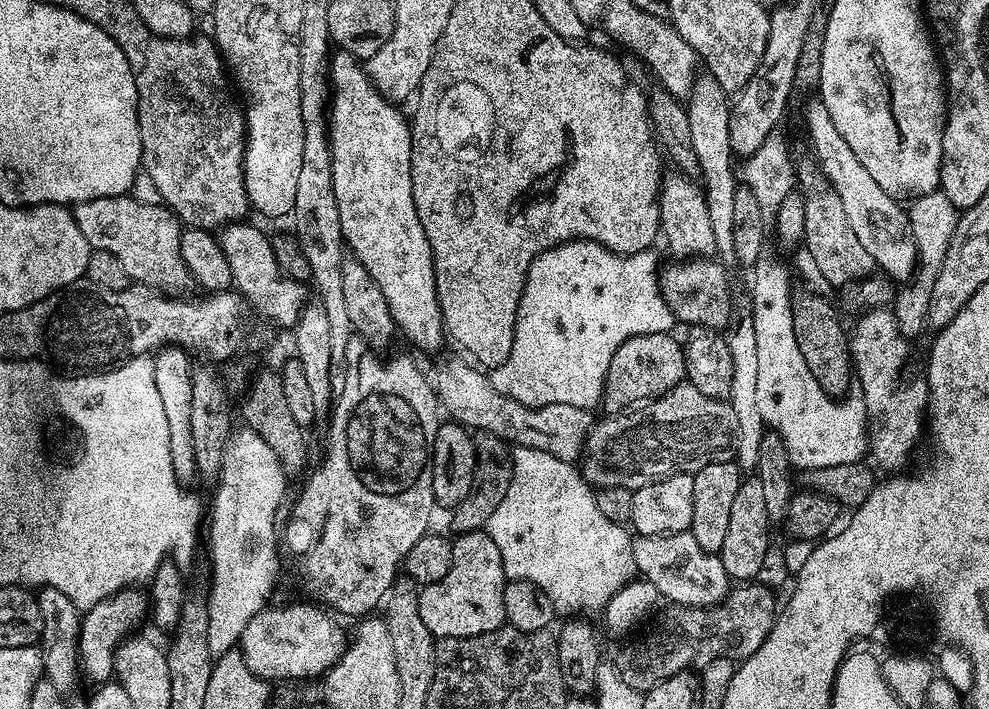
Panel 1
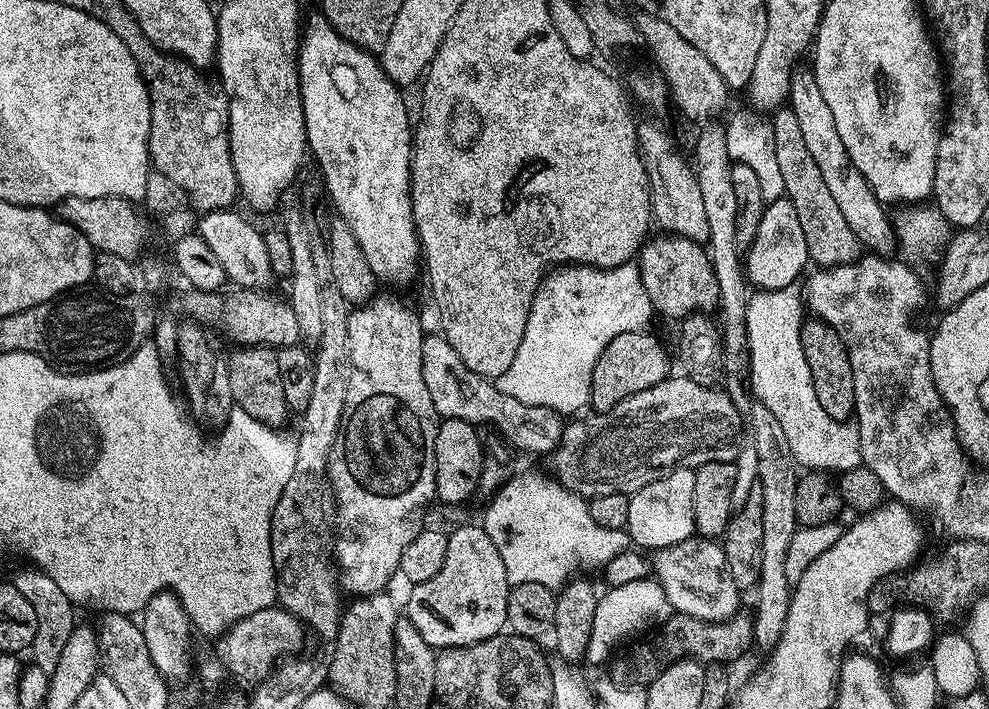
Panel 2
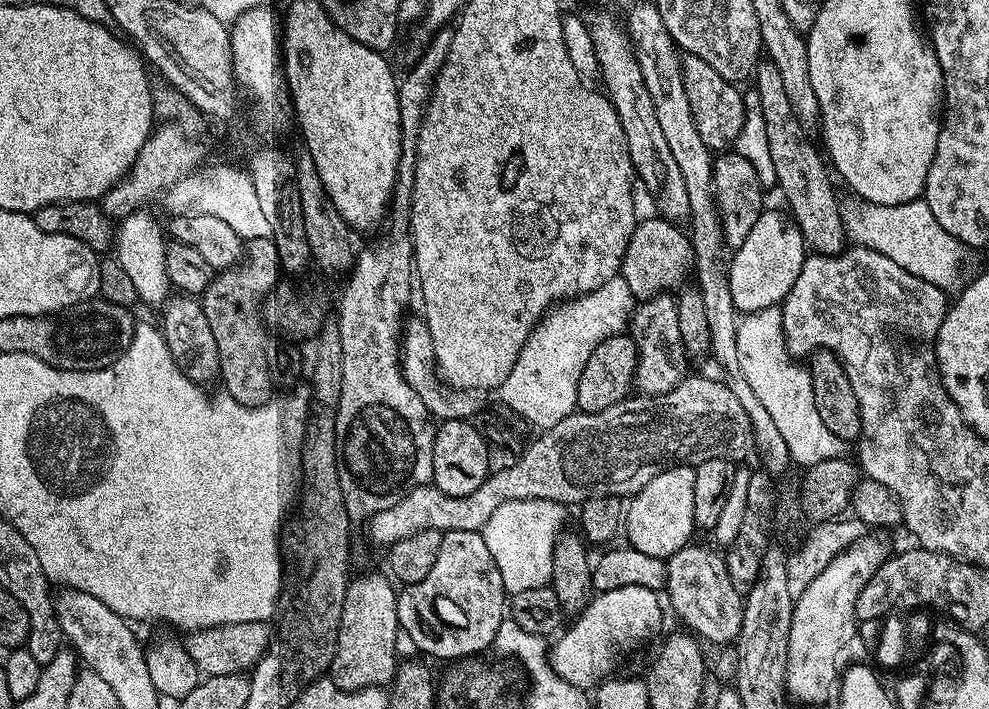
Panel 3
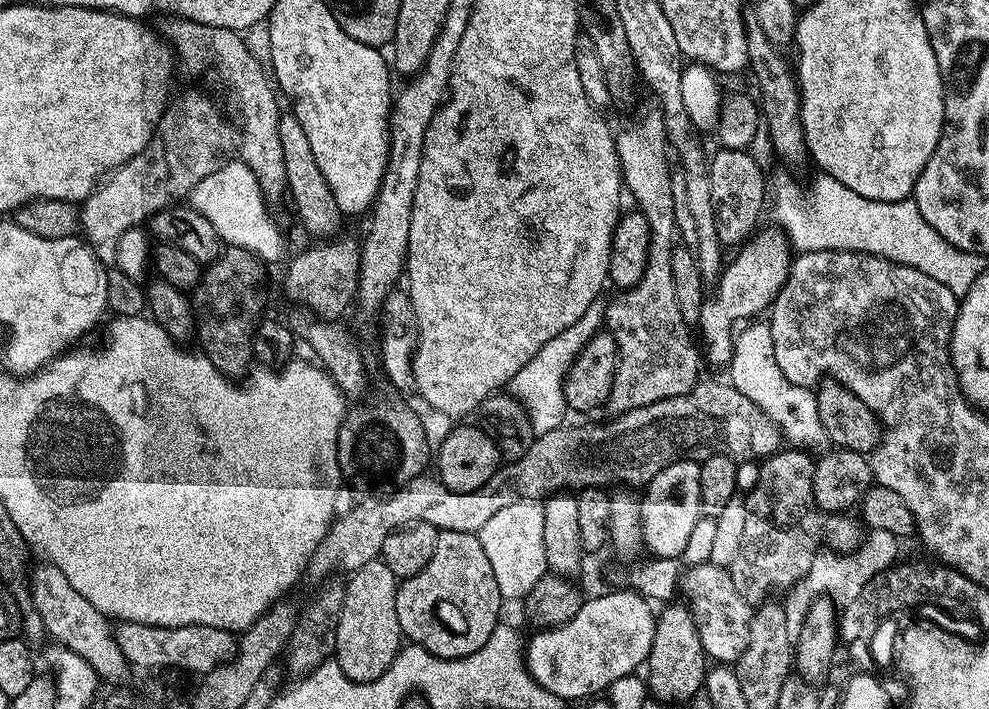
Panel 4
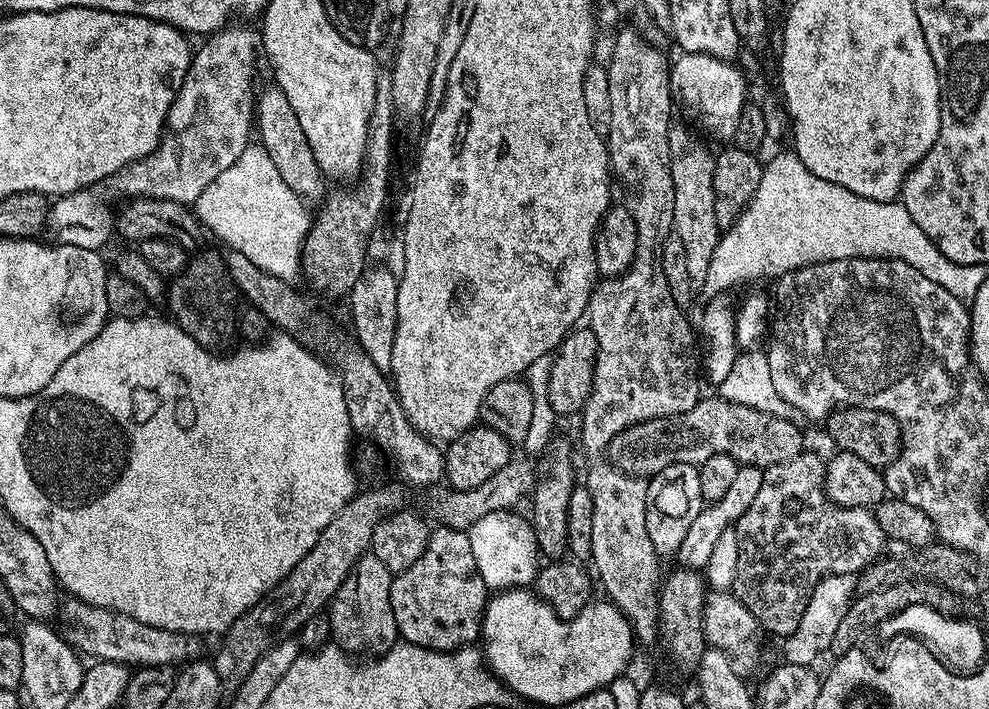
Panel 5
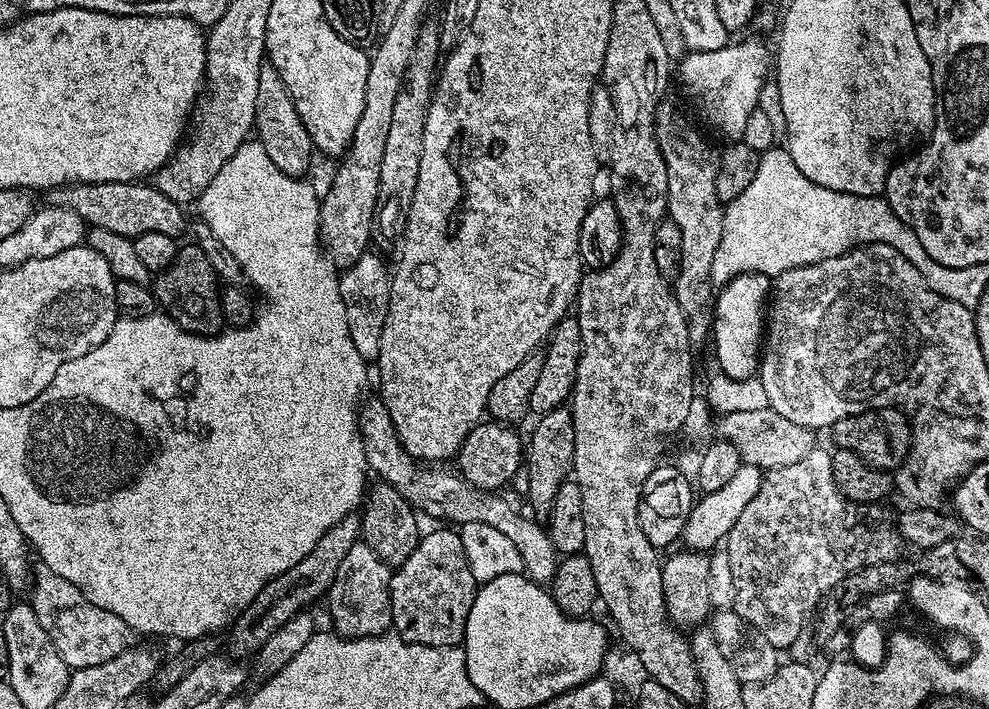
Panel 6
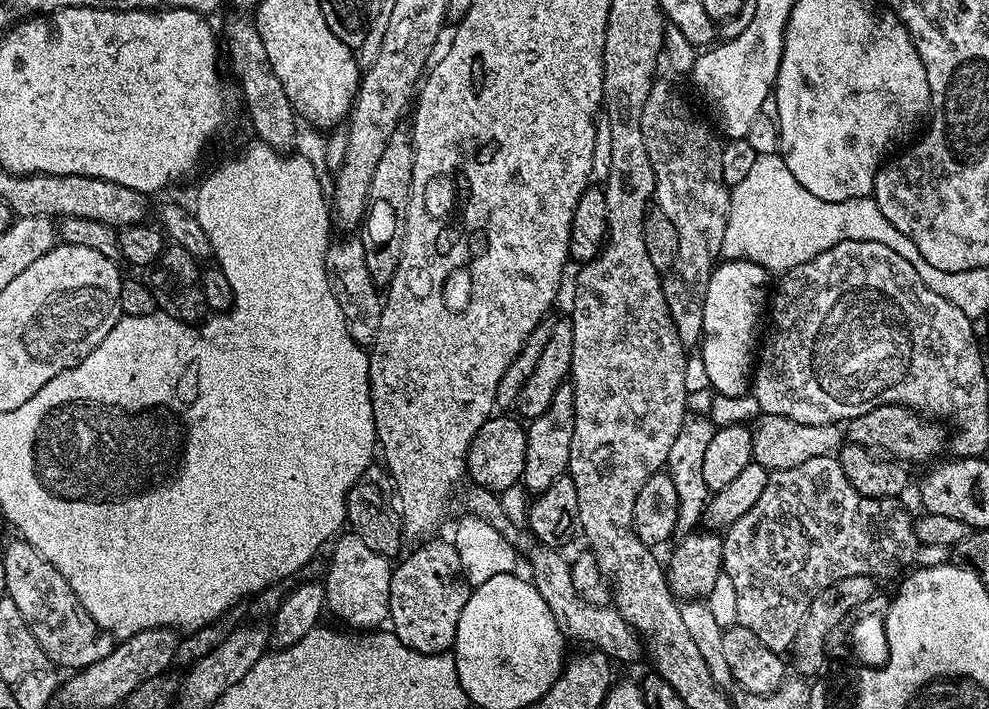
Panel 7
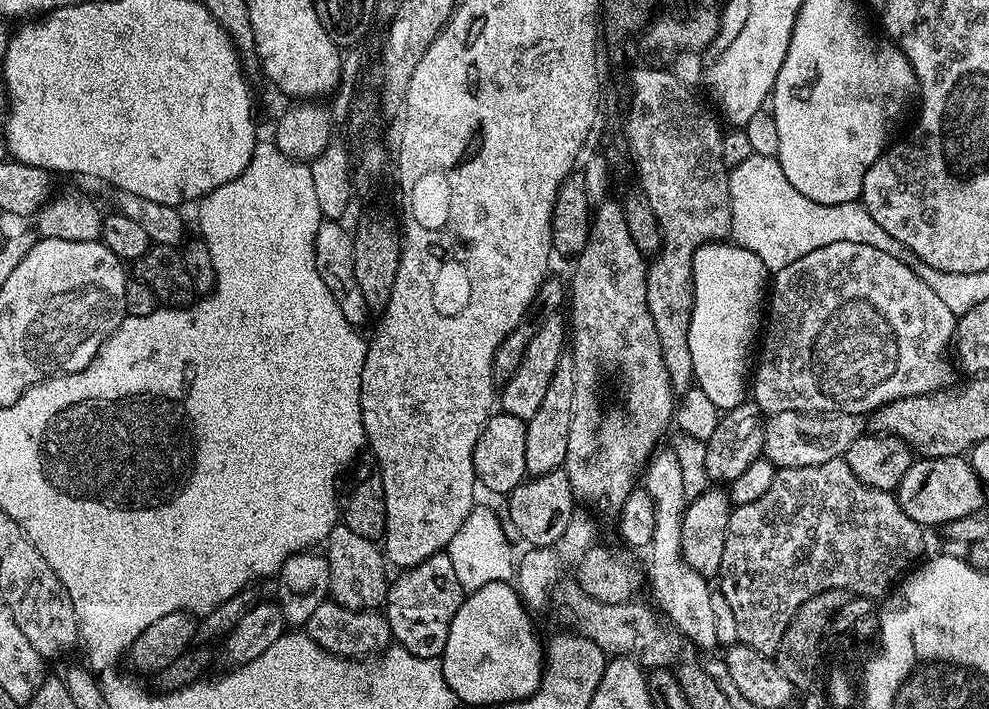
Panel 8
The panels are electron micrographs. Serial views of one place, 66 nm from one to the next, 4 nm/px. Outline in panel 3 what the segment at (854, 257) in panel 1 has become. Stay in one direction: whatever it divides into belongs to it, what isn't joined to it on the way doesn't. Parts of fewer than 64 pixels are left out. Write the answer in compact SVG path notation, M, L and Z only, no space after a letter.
M761 59L756 65L755 80L754 89L761 99L771 161L774 162L777 174L778 191L788 199L787 211L796 221L802 240L813 253L837 256L845 251L846 237L842 208L839 203L836 205L836 192L832 189L833 177L830 175L829 165L821 149L812 145L812 140L808 137L811 136L809 129L804 128L802 122L798 122L798 114L794 114L794 106L782 86L782 74L778 74L778 66L774 66L772 60Z

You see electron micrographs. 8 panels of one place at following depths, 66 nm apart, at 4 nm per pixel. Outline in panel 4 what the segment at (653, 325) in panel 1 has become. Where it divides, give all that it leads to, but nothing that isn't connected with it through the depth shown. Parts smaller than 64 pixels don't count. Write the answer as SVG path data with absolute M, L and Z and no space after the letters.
M593 306L589 312L574 326L570 326L562 334L550 338L518 374L514 374L510 385L511 395L522 402L524 409L530 414L530 422L536 433L549 432L561 427L565 423L564 412L564 380L568 376L570 366L576 361L576 355L586 346L590 337L596 335L602 328L602 312L599 307Z

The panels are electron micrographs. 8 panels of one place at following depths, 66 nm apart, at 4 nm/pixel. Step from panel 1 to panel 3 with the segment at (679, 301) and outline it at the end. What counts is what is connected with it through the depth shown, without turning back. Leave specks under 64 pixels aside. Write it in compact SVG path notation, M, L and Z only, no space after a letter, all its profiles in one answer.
M641 219L637 223L634 234L630 234L630 246L626 246L626 254L622 258L622 266L619 270L619 275L623 276L626 284L630 286L633 297L636 298L671 293L687 281L684 280L687 276L689 279L693 275L695 256L689 233L673 221L655 219Z

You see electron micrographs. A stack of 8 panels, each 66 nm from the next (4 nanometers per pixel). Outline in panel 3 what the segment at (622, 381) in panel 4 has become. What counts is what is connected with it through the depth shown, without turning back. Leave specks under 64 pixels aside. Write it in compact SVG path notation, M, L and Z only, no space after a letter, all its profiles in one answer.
M657 294L644 299L632 309L630 335L636 344L635 387L643 395L657 396L666 394L678 386L689 375L690 357L682 346L682 334L678 327L678 306L676 296Z

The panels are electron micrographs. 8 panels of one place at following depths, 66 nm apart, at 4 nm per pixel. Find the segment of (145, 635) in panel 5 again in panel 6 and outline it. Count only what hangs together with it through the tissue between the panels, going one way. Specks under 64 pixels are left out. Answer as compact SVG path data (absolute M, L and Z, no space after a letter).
M43 566L37 568L30 580L30 603L38 618L38 626L46 630L54 650L58 650L69 670L102 666L102 662L118 658L118 654L137 643L137 633L126 622L122 622L120 616L102 610L102 606L94 606L94 602L84 597L74 582L66 582L66 578L54 574L54 570Z

